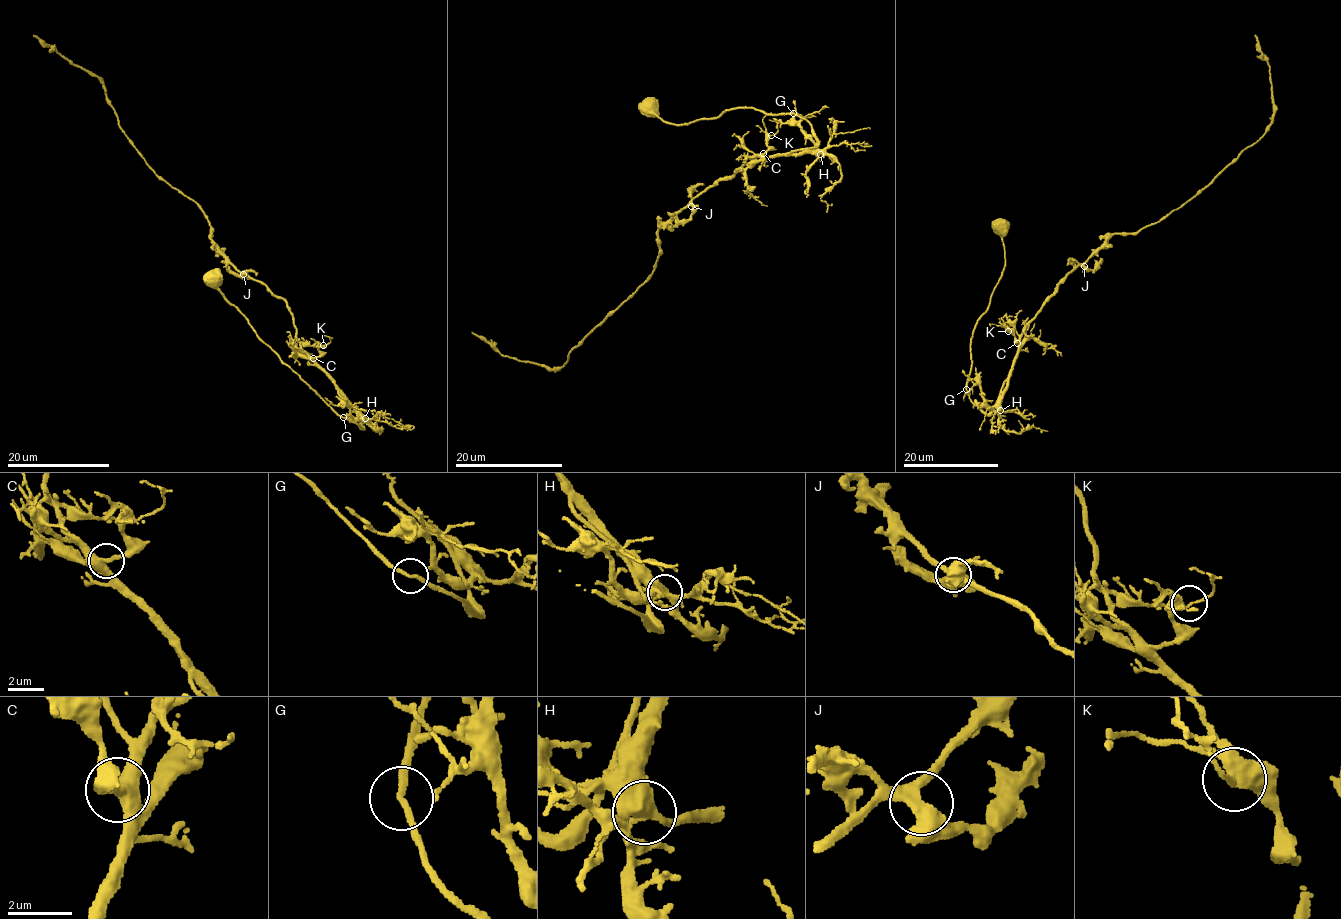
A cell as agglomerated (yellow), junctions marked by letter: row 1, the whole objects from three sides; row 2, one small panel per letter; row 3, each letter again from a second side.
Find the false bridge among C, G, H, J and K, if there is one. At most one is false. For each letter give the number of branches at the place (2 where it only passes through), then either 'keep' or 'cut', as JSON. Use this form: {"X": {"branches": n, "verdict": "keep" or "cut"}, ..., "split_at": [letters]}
{"C": {"branches": 3, "verdict": "keep"}, "G": {"branches": 2, "verdict": "keep"}, "H": {"branches": 3, "verdict": "keep"}, "J": {"branches": 4, "verdict": "keep"}, "K": {"branches": 2, "verdict": "keep"}, "split_at": []}

